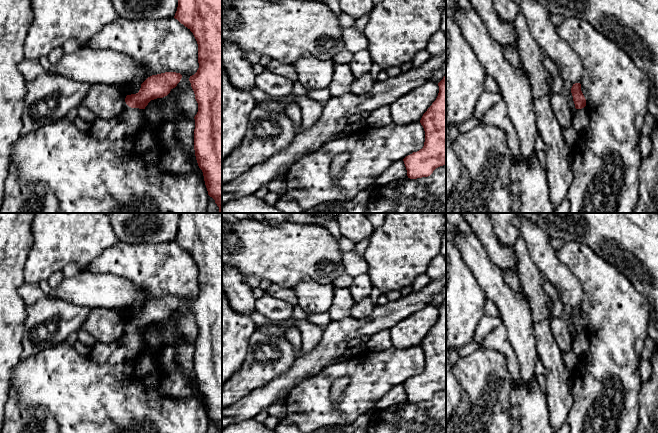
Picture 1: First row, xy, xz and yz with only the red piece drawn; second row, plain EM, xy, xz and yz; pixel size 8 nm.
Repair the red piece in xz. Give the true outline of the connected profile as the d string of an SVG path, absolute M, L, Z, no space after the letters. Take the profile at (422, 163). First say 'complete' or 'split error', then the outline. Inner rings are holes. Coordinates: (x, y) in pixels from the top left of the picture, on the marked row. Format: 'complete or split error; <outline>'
complete; M446 74L438 83L439 93L436 100L423 114L420 123L425 131L425 142L422 149L406 156L403 161L410 179L430 176L433 171L446 164Z

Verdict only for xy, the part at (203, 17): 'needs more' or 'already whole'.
already whole

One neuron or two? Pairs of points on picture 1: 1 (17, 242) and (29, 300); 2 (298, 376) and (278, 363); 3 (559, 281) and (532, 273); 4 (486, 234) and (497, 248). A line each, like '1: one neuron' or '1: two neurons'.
1: two neurons
2: two neurons
3: two neurons
4: one neuron

